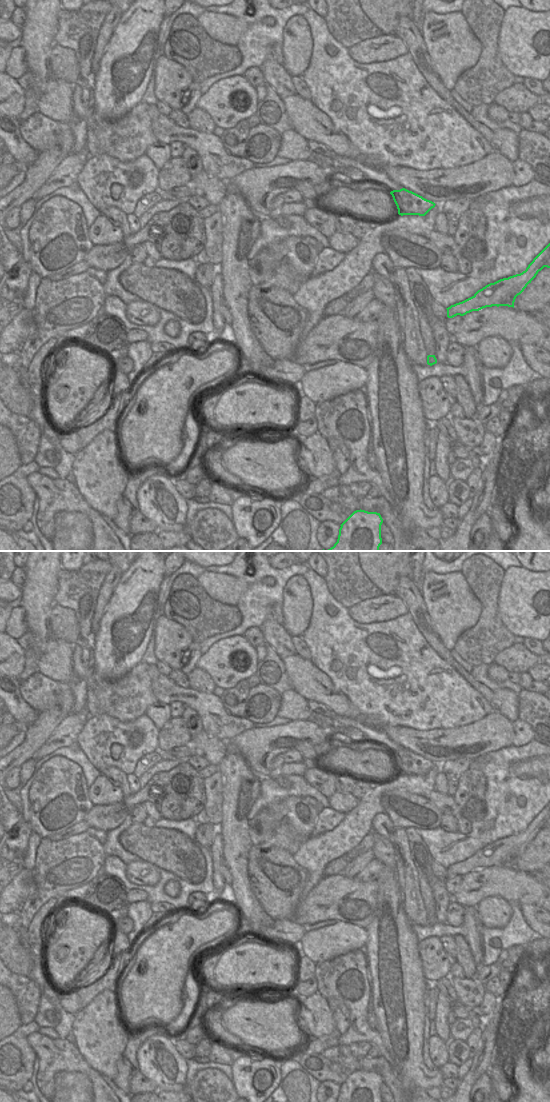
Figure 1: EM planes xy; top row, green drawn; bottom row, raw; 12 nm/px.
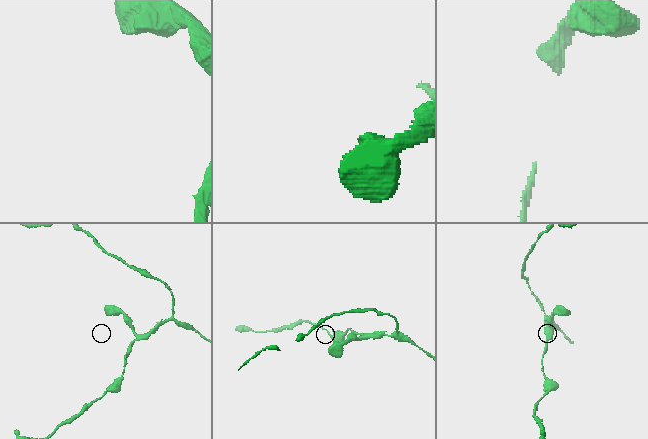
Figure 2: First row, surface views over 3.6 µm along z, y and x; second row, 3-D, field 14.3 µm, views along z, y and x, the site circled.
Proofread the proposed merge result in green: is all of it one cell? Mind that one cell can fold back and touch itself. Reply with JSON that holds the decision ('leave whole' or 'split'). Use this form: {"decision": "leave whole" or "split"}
{"decision": "split"}

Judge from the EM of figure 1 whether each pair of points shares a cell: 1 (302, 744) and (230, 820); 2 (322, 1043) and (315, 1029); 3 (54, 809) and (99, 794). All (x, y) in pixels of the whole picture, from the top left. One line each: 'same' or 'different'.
1: different
2: different
3: different

